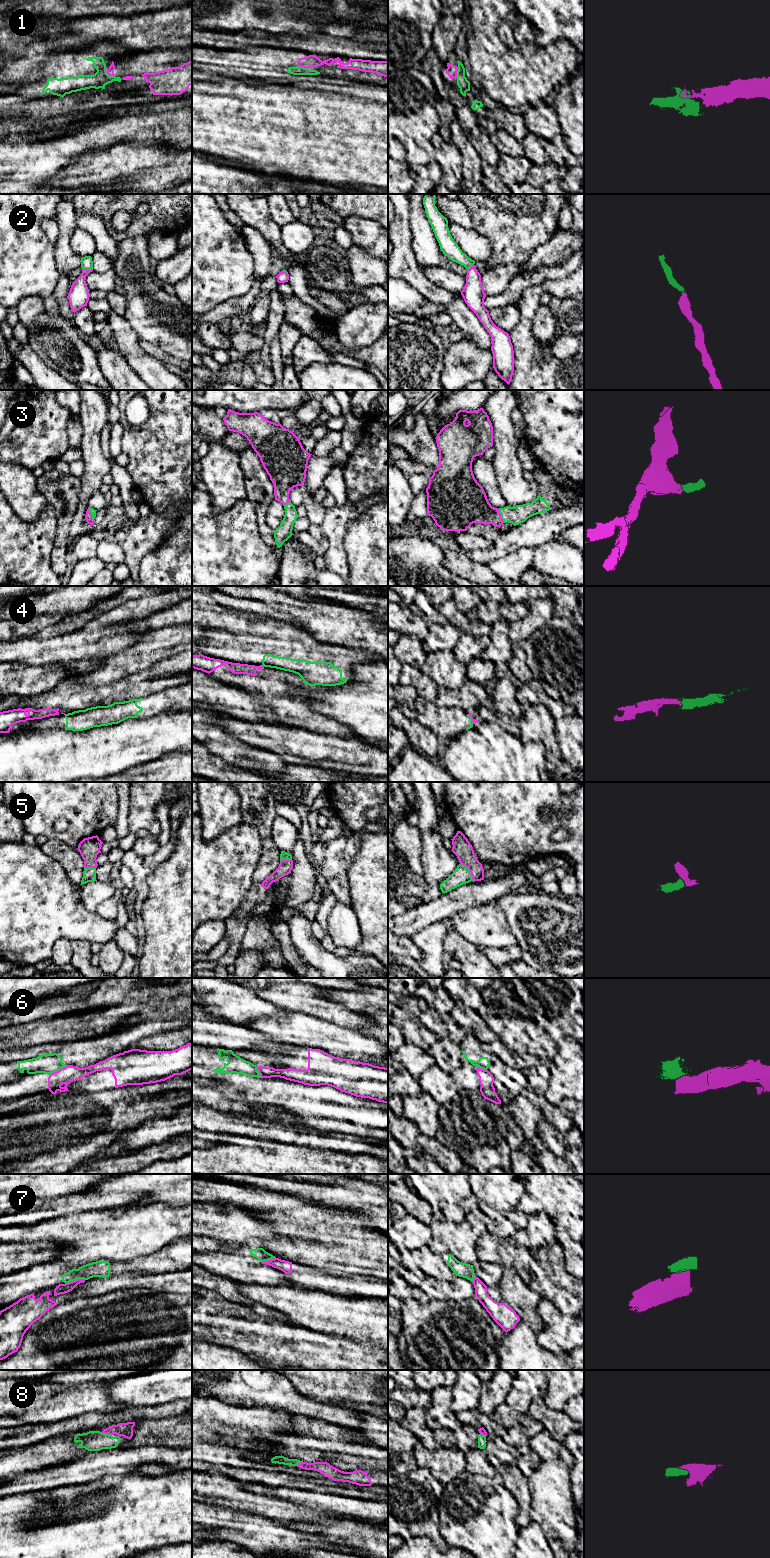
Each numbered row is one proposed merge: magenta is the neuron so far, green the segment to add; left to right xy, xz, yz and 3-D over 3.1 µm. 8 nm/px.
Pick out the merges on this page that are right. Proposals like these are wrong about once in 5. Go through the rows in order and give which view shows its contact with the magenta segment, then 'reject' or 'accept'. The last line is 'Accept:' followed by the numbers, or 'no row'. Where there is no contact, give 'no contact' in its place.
1: meets magenta in xy; accept
2: meets magenta in xy; accept
3: meets magenta in yz; accept
4: meets magenta in xz; reject
5: meets magenta in yz; accept
6: meets magenta in xy; reject
7: meets magenta in xy; reject
8: meets magenta in xy; accept
Accept: 1, 2, 3, 5, 8

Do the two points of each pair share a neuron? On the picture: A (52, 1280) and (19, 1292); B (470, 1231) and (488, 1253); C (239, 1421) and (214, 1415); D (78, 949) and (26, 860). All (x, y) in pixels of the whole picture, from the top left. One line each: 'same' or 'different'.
A: same
B: different
C: same
D: different

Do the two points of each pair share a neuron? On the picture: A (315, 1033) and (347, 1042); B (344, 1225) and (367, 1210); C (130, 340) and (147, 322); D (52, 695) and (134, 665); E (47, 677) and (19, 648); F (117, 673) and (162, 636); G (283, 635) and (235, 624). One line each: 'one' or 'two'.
A: one
B: two
C: two
D: two
E: two
F: one
G: one

